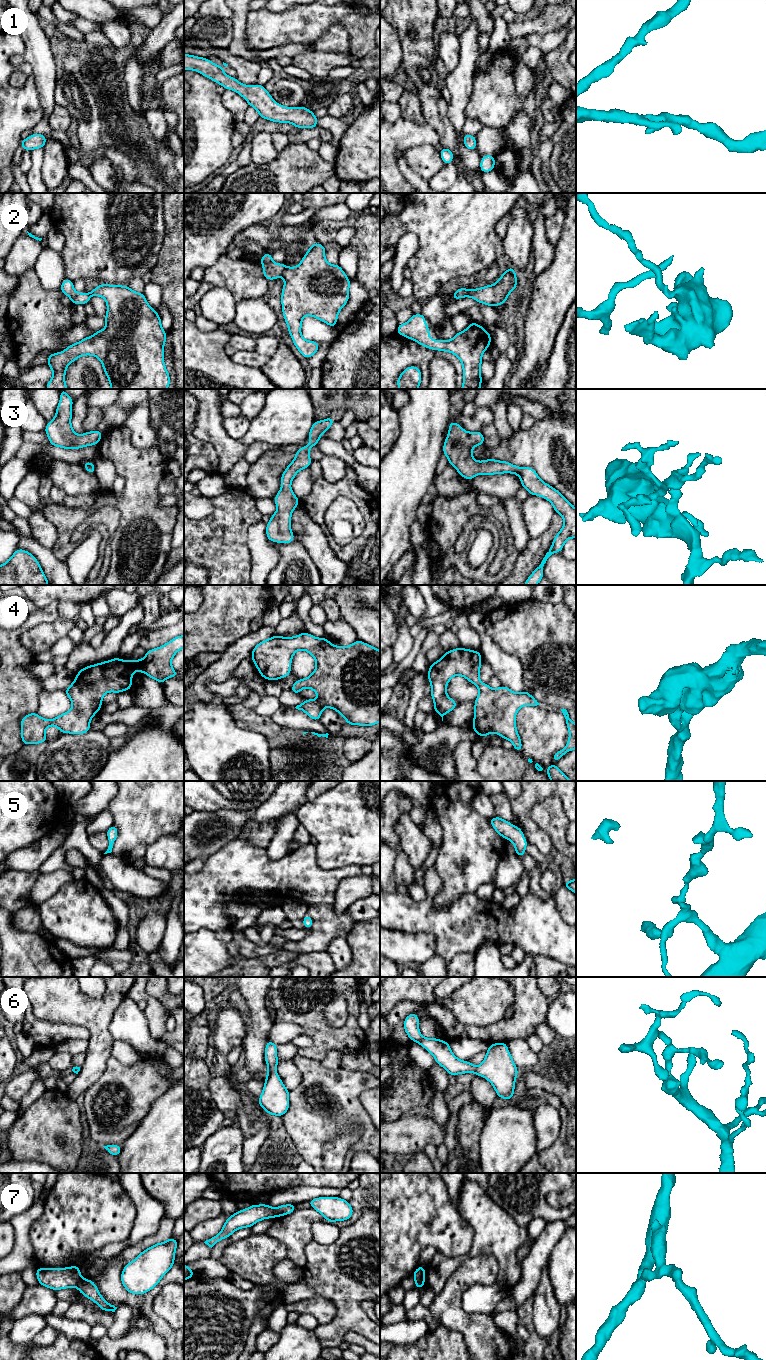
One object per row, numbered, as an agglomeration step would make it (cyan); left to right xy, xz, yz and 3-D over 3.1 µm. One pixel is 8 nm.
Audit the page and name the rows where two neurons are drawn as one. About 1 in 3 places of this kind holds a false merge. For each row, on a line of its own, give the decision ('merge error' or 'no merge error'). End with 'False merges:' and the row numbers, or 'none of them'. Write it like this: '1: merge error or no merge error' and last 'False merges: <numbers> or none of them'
1: no merge error
2: merge error
3: no merge error
4: no merge error
5: no merge error
6: no merge error
7: merge error
False merges: 2, 7

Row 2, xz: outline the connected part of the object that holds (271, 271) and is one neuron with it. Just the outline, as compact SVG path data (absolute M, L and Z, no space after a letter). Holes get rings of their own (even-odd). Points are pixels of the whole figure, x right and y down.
M265 253L260 261L263 267L264 277L268 281L273 279L276 280L278 277L282 276L282 273L286 268L286 265L284 263L275 264L272 260L271 253Z

